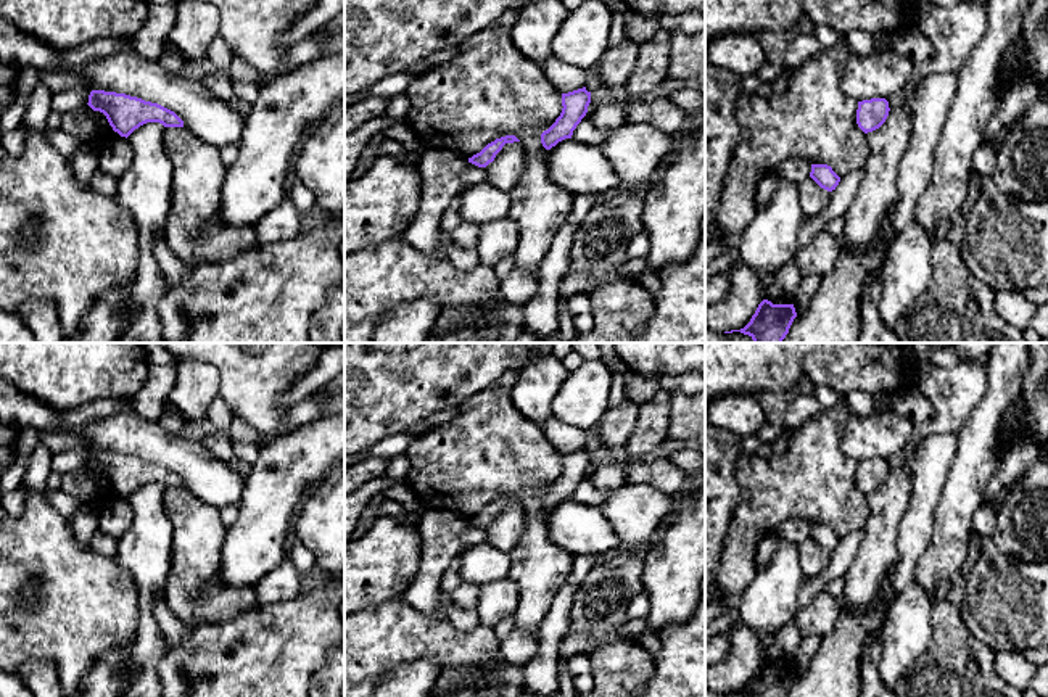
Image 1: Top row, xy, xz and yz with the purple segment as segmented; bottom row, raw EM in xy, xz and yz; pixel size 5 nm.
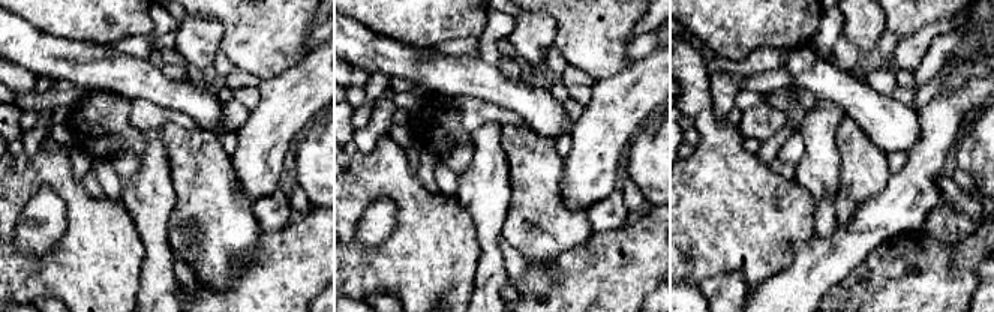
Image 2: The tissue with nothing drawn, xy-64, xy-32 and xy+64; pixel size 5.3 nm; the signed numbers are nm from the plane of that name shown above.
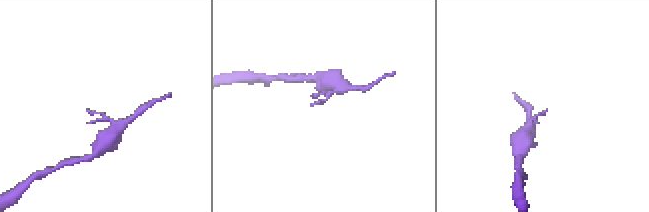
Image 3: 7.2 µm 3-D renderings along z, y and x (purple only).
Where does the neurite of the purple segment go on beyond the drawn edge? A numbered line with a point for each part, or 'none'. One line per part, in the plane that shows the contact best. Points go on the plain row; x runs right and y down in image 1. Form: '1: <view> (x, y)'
none

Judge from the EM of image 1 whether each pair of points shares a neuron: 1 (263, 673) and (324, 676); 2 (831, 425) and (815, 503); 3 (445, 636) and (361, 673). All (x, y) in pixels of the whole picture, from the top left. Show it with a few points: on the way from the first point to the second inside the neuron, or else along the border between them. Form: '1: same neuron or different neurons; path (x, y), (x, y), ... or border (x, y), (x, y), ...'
1: different neurons; border (327, 654), (327, 659), (309, 680)
2: same neuron; path (816, 445), (815, 483)
3: same neuron; path (424, 638), (396, 638), (382, 652)

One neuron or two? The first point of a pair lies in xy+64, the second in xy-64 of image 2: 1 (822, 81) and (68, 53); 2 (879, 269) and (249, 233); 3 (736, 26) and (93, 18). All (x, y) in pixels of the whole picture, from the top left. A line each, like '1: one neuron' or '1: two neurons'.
1: one neuron
2: two neurons
3: one neuron

